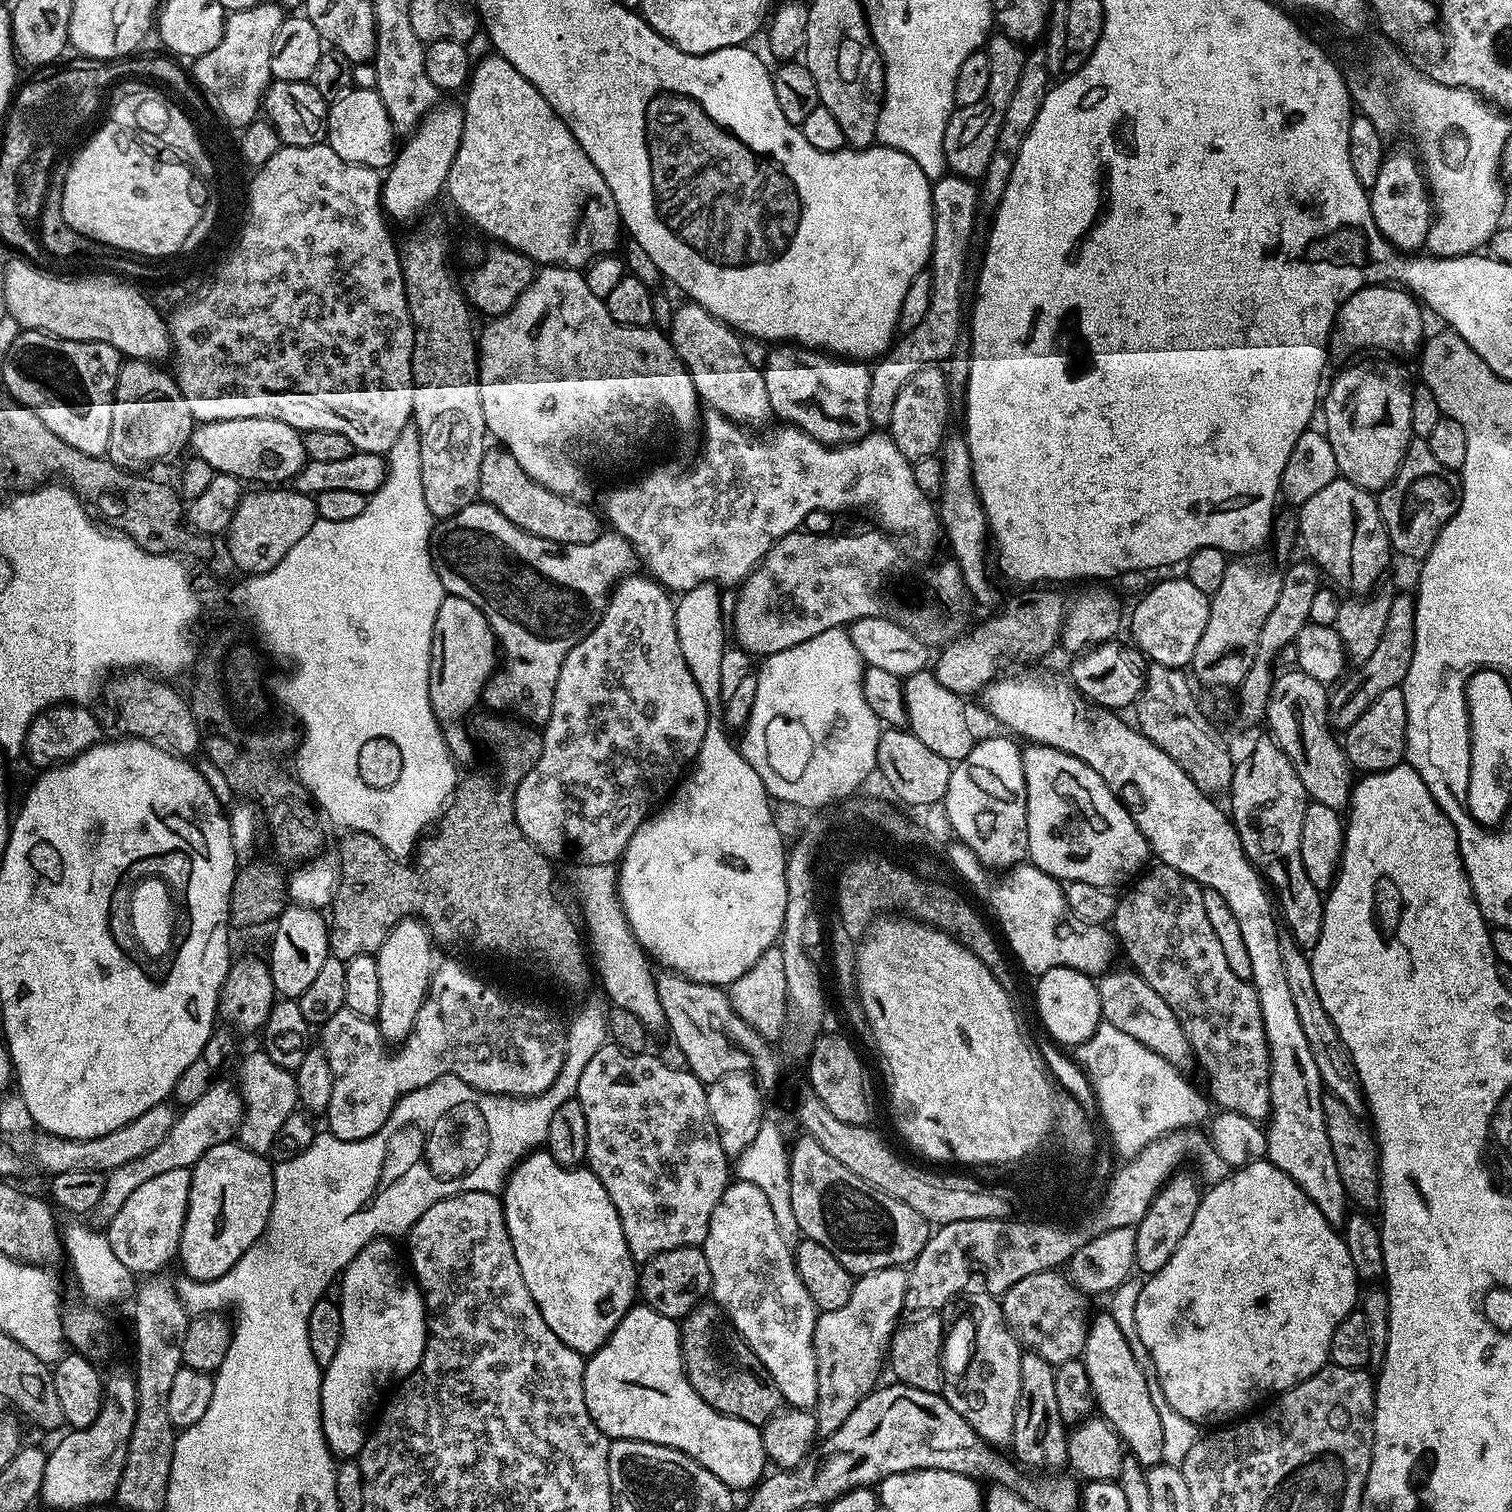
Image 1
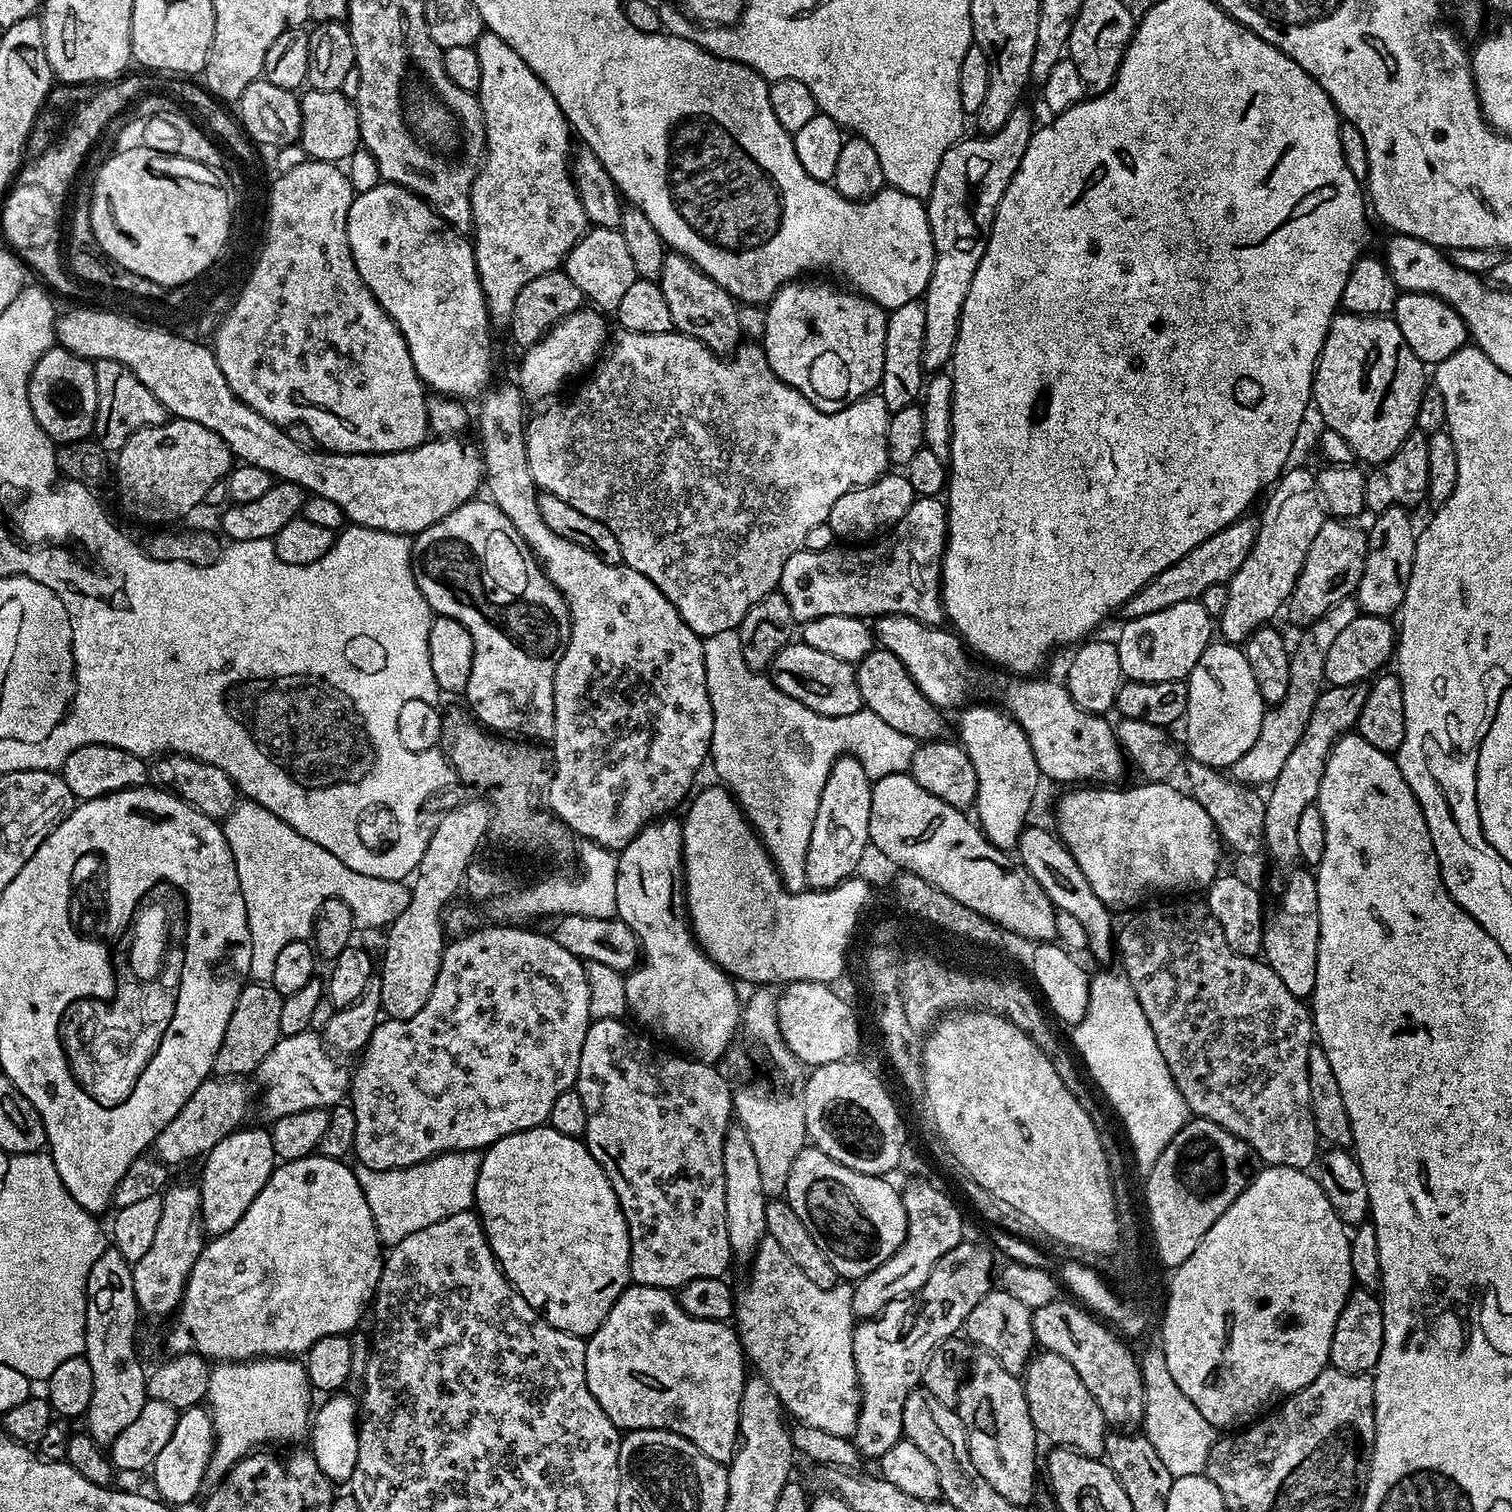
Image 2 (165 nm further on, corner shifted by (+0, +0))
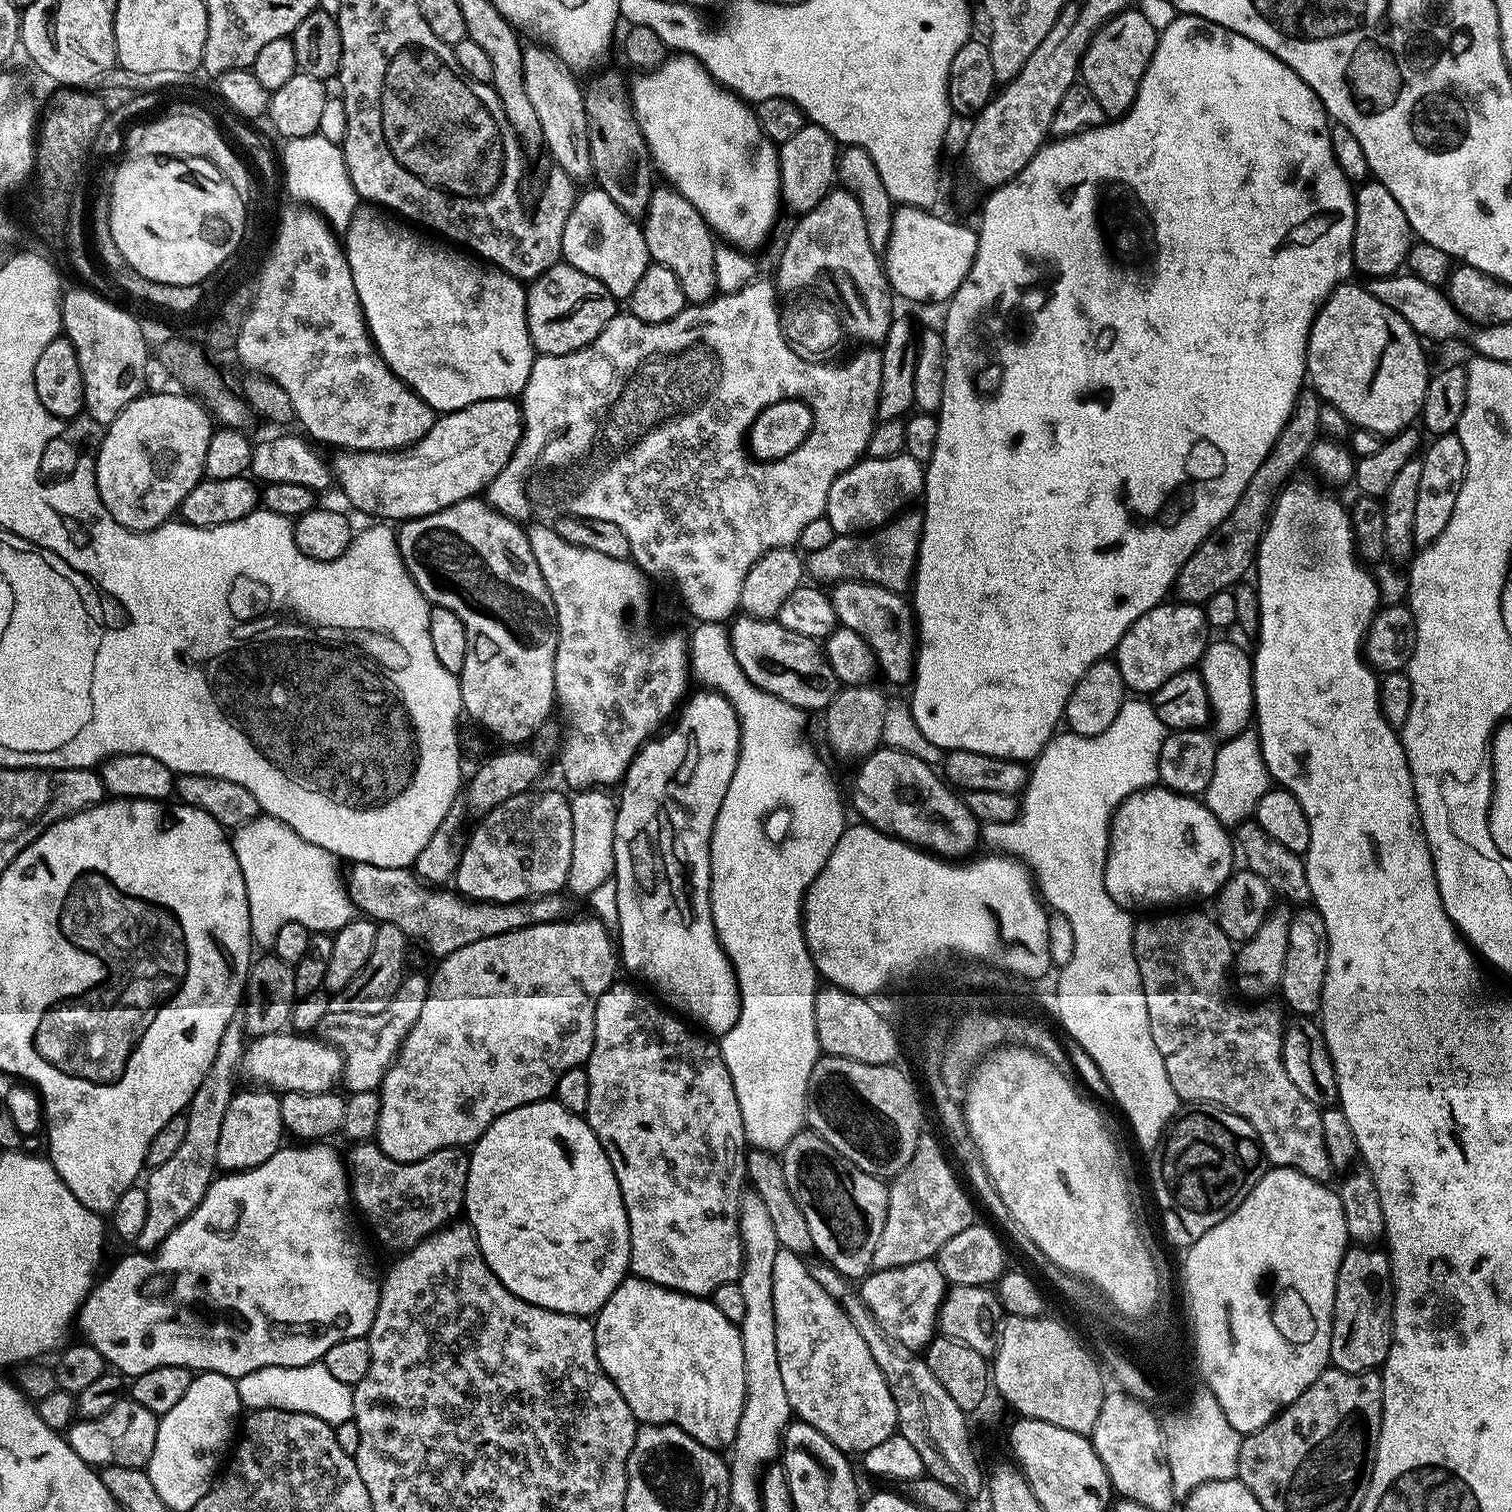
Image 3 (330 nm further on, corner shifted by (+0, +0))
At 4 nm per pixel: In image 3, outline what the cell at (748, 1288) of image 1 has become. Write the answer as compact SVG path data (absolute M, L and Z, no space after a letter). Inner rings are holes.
M783 1250L777 1251L774 1260L774 1322L782 1386L786 1386L789 1406L803 1423L817 1428L841 1452L863 1454L886 1442L897 1431L896 1403L884 1372L866 1346L864 1332L854 1326L840 1301L814 1282L809 1265L804 1263L801 1257Z

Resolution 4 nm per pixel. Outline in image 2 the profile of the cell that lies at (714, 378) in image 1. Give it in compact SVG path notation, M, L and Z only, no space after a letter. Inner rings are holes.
M668 254L660 268L658 283L666 298L666 306L670 308L675 331L694 337L717 354L731 353L741 343L742 333L736 317L737 301L691 260L679 254Z

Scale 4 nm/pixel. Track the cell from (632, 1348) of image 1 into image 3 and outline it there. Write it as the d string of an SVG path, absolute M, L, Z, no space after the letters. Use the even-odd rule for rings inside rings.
M629 1275L611 1297L600 1309L595 1323L596 1353L598 1362L602 1366L605 1376L616 1388L625 1406L632 1412L632 1417L641 1425L644 1424L672 1424L676 1423L684 1431L683 1435L689 1440L697 1440L703 1448L713 1450L731 1449L738 1434L740 1419L744 1413L744 1403L748 1397L746 1384L746 1354L742 1350L742 1338L737 1325L731 1324L722 1314L711 1299L698 1296L687 1297L681 1292L669 1292L666 1288L658 1288L655 1284L649 1284L647 1280L641 1280L639 1276Z

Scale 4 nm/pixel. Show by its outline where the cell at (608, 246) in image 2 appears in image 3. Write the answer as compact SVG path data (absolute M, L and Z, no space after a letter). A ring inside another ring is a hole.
M592 186L589 192L581 191L577 195L576 205L570 210L570 218L566 218L566 226L562 230L560 254L563 263L574 266L574 270L580 270L582 274L602 282L602 286L606 286L611 296L617 298L631 297L634 286L638 286L650 263L643 227L633 217L618 210L614 198L610 198L610 194L603 192L599 186Z

